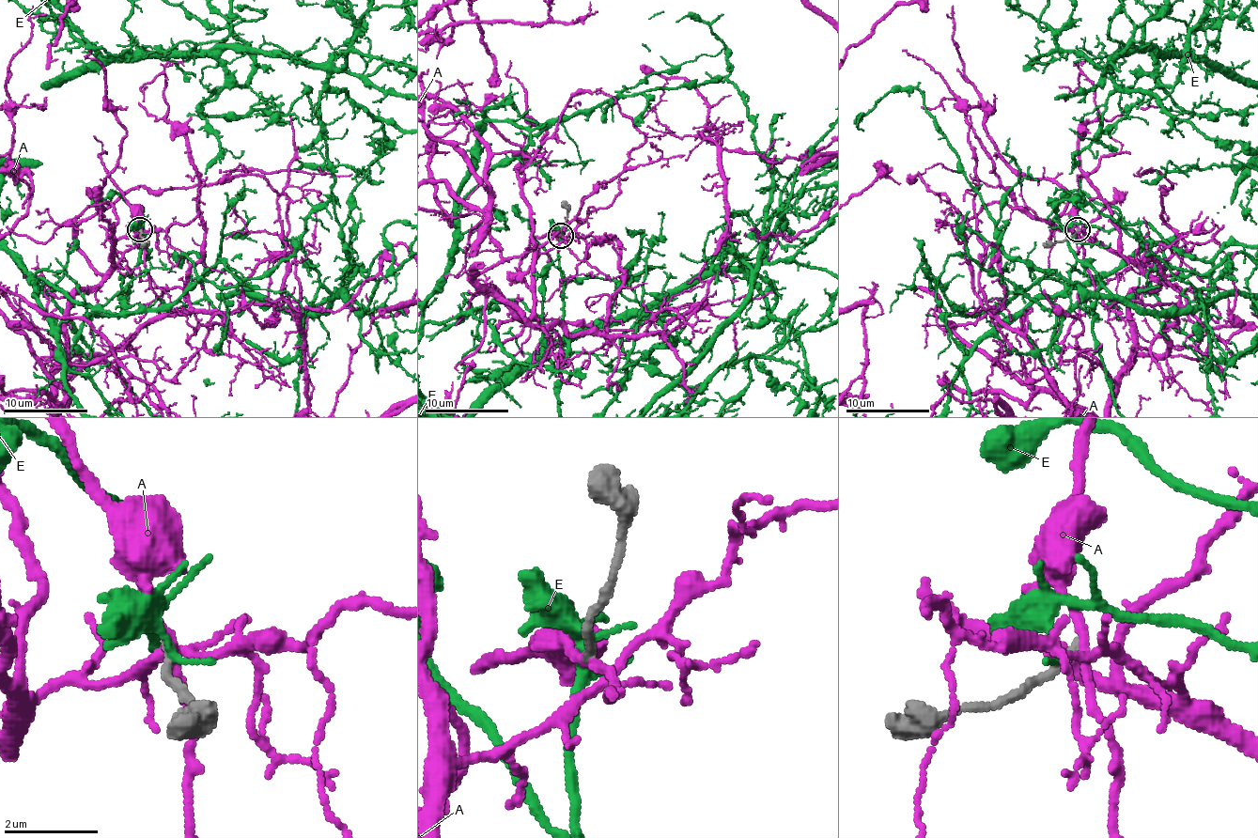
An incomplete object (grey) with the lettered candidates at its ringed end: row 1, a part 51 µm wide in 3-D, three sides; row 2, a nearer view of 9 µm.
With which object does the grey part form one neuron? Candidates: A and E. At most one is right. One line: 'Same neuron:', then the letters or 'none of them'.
Same neuron: none of them

